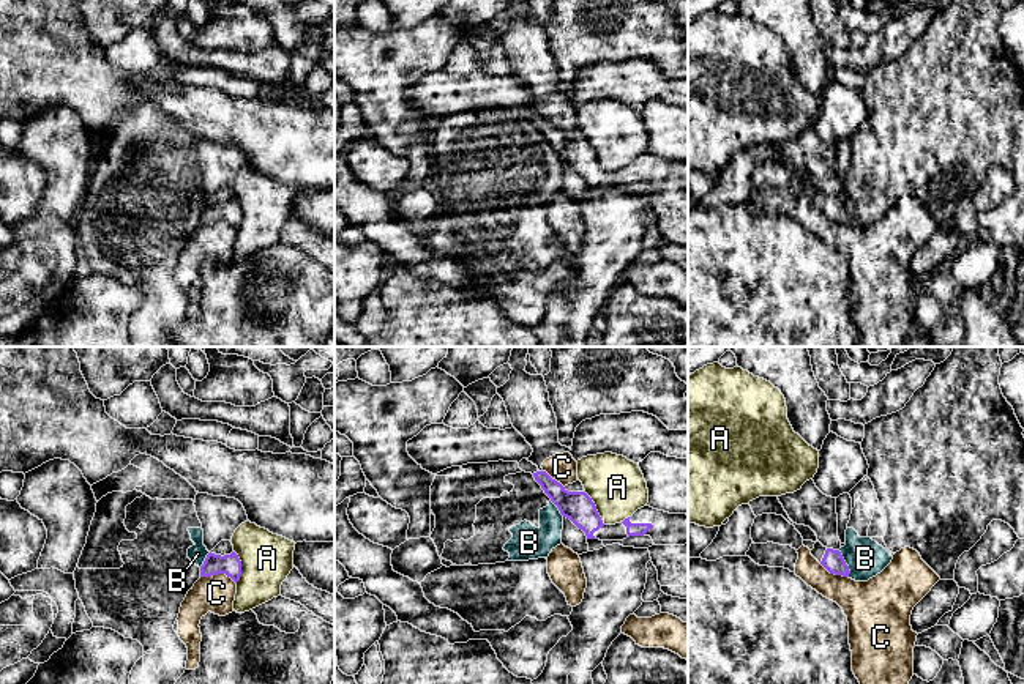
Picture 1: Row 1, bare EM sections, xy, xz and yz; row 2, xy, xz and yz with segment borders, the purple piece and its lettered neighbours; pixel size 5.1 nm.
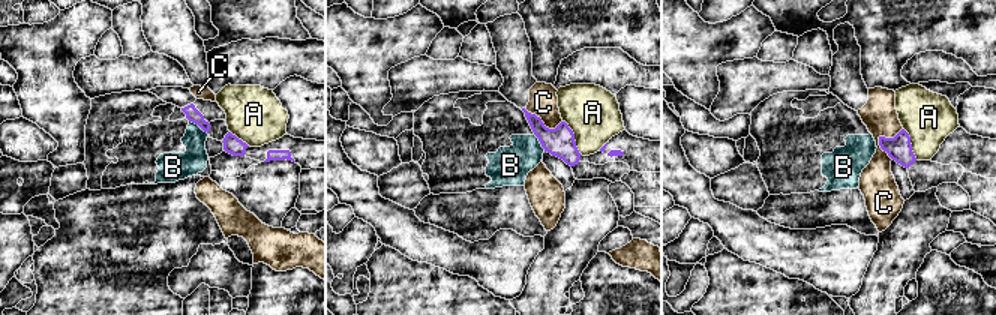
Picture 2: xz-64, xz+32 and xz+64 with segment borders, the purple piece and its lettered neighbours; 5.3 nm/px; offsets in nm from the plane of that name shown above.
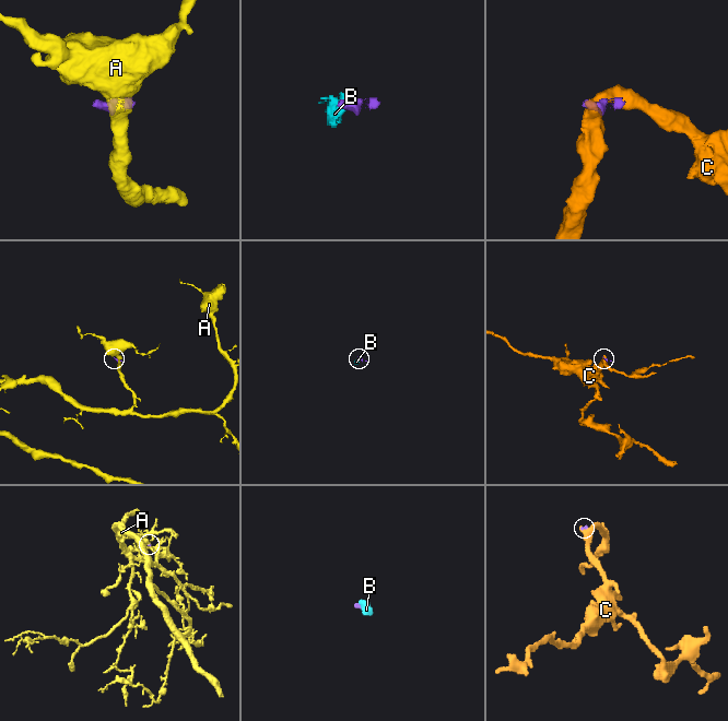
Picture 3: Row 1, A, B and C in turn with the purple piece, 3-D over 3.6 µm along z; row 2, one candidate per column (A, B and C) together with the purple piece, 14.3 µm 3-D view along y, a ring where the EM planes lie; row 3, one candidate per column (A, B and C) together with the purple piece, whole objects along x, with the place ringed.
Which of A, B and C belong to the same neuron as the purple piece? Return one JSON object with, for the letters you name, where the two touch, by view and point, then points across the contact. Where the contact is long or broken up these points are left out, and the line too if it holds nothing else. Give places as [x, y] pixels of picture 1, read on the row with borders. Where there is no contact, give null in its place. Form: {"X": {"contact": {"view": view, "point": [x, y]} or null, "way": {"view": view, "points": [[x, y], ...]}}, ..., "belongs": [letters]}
{"belongs": []}

